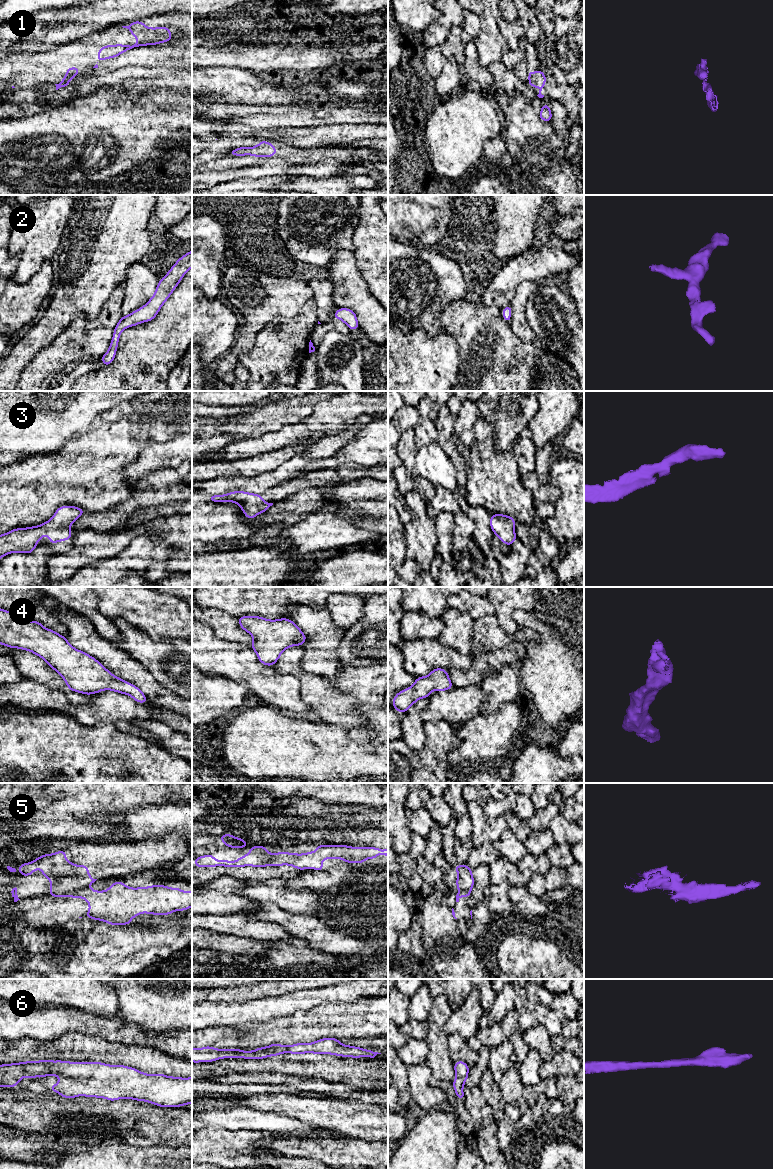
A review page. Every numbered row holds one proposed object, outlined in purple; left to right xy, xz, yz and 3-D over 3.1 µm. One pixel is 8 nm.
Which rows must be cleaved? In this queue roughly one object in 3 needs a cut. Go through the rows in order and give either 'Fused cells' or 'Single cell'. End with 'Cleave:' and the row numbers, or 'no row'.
1: Fused cells
2: Single cell
3: Single cell
4: Single cell
5: Fused cells
6: Single cell
Cleave: 1, 5

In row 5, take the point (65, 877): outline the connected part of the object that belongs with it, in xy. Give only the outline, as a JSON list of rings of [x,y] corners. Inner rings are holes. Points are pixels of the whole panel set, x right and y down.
[[[65,850],[44,854],[33,862],[20,864],[19,874],[31,876],[35,870],[41,869],[42,875],[48,878],[51,884],[51,890],[47,895],[53,897],[63,897],[68,893],[88,887],[97,880],[89,875],[87,865],[74,865],[65,856]]]

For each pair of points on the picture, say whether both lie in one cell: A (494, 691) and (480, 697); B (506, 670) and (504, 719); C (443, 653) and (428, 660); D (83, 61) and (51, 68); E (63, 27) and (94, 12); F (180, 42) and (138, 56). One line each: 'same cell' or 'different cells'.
A: different cells
B: different cells
C: same cell
D: same cell
E: same cell
F: different cells

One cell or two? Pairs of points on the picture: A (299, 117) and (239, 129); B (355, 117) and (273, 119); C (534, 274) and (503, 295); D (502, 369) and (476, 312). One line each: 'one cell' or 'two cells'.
A: two cells
B: one cell
C: one cell
D: one cell

